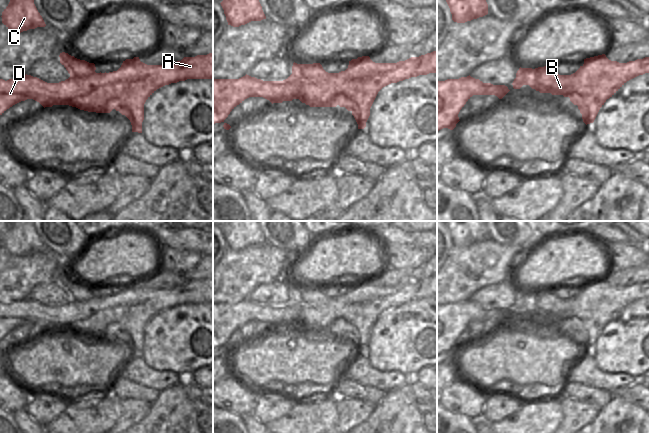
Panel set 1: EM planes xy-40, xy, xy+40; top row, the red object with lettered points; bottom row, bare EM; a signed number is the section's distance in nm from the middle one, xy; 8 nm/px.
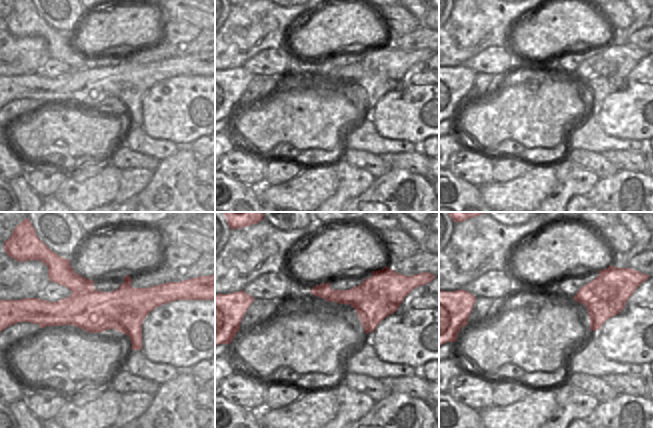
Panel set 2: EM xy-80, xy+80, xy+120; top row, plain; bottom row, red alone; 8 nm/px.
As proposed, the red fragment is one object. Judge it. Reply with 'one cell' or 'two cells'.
two cells

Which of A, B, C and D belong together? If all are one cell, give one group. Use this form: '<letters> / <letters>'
A B D / C

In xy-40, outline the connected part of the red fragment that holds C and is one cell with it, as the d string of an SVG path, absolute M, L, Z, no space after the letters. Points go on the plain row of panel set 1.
M10 221L1 241L2 247L15 257L46 250L32 221Z

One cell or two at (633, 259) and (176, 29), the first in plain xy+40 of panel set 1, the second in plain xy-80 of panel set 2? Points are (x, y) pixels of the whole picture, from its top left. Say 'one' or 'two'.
one

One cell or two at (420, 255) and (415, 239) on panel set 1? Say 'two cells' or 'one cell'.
two cells

